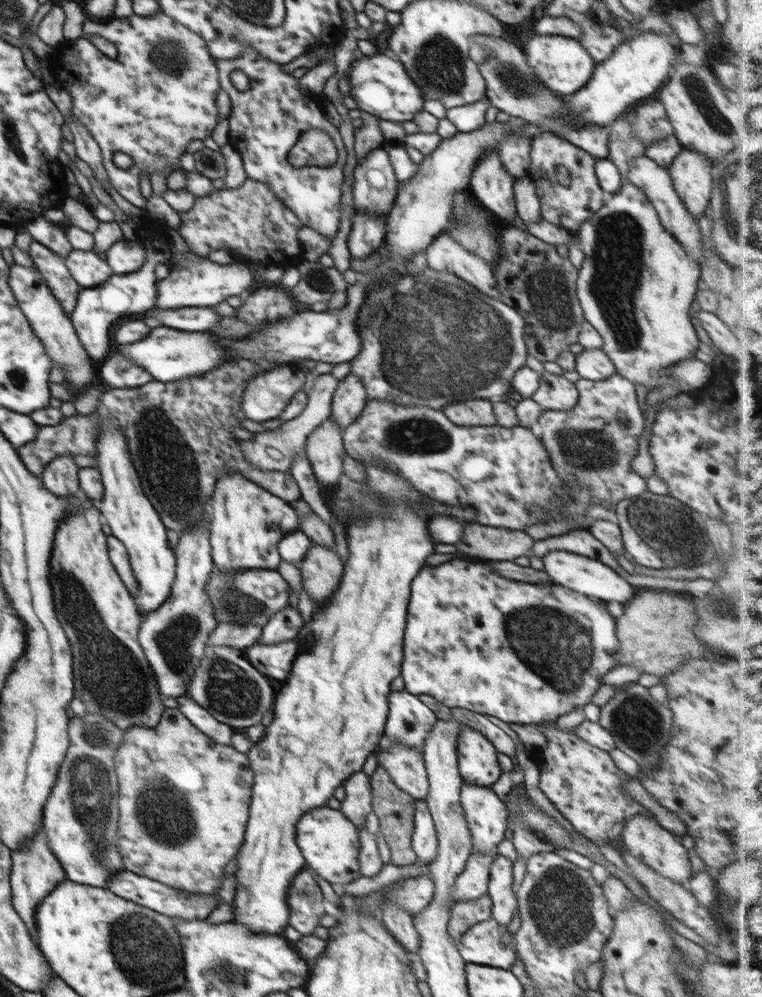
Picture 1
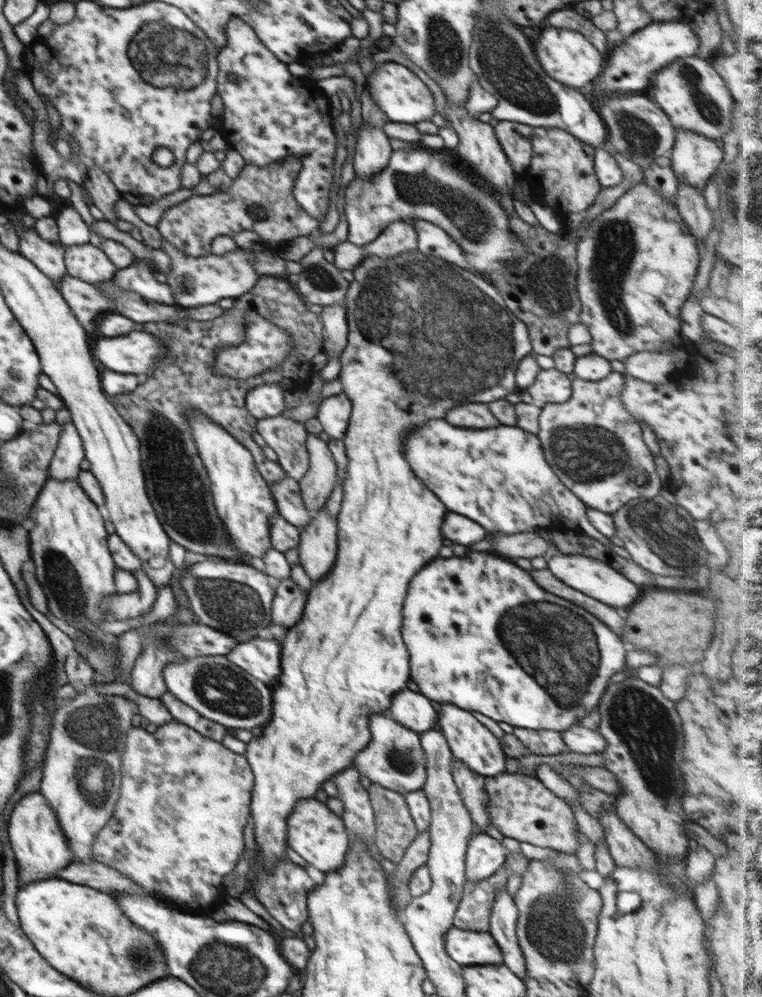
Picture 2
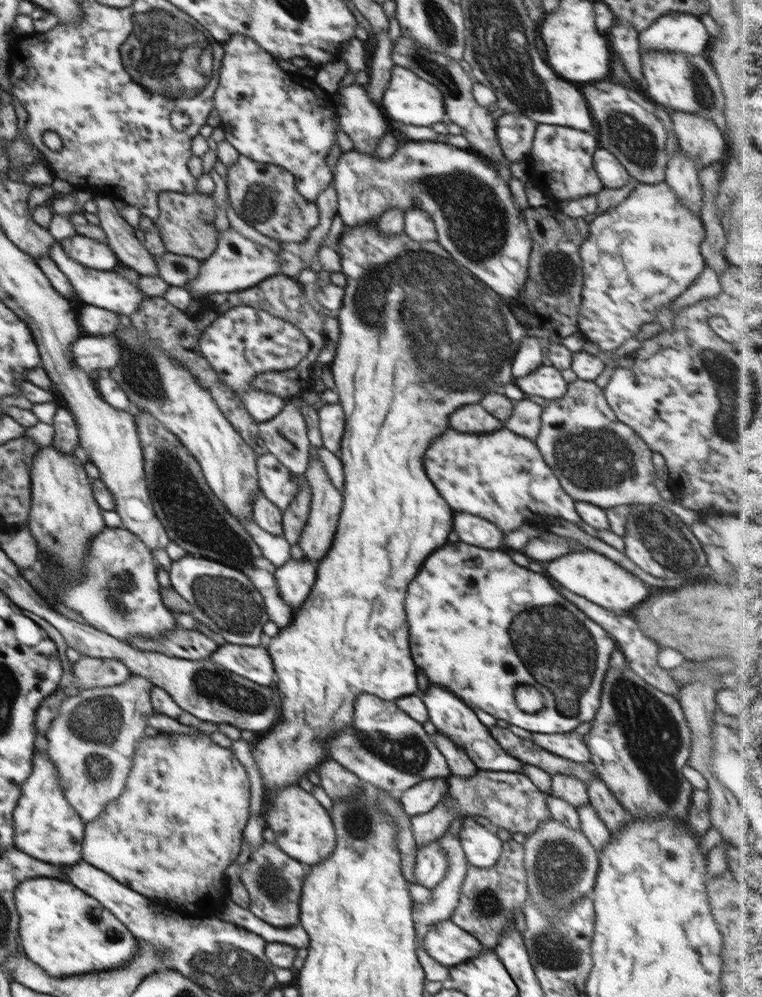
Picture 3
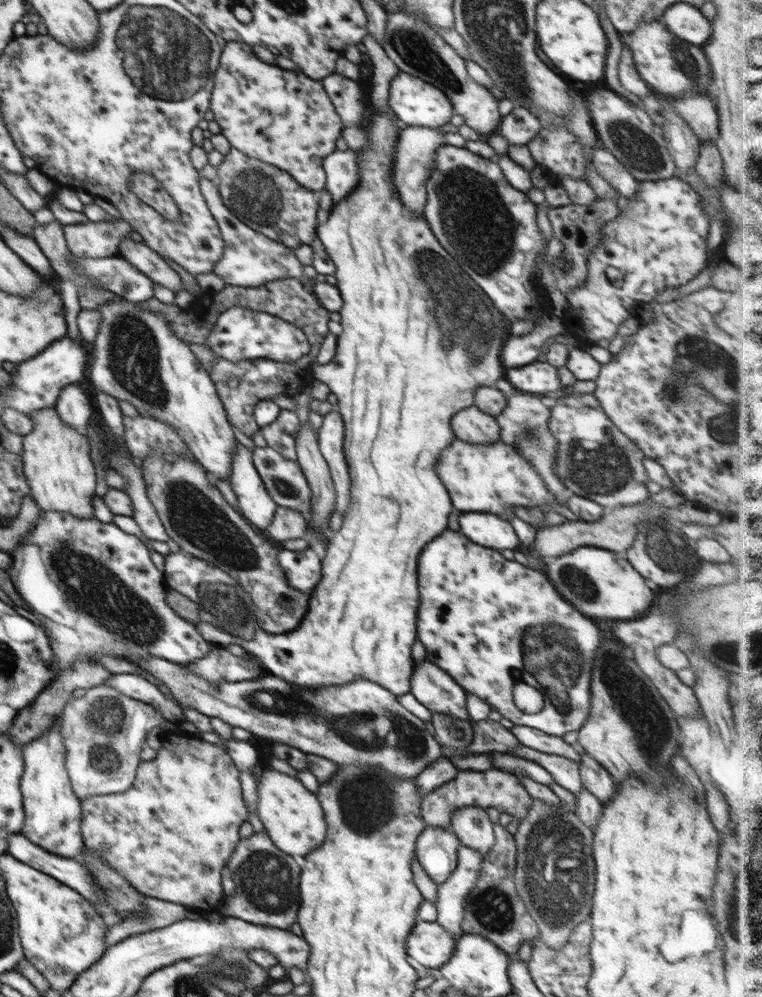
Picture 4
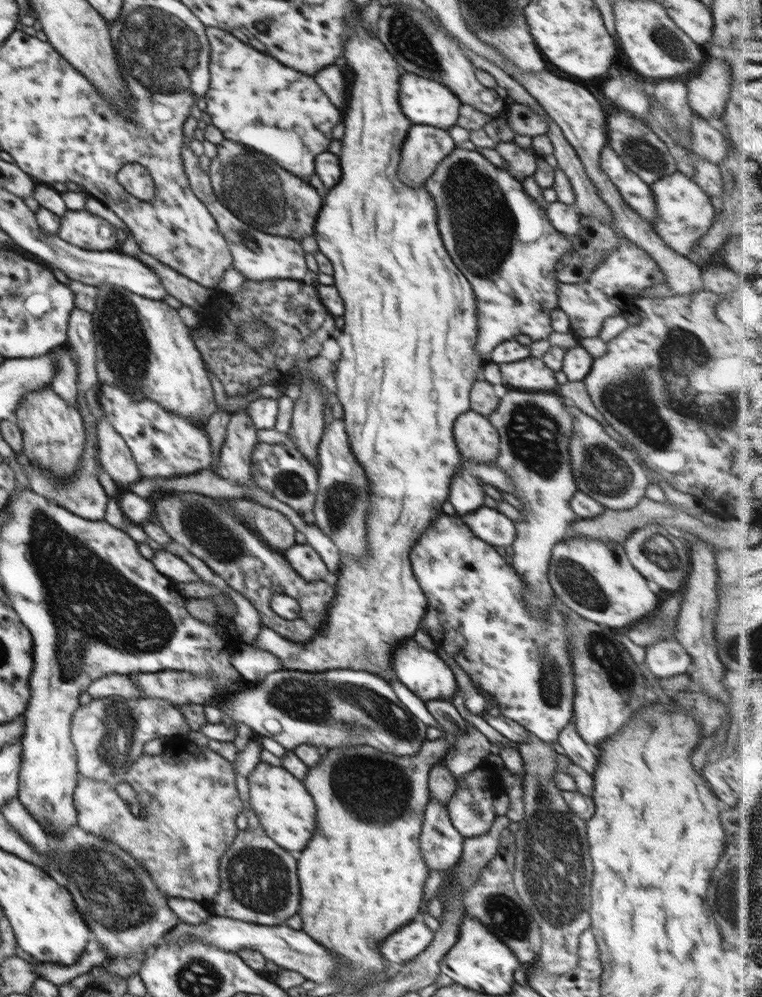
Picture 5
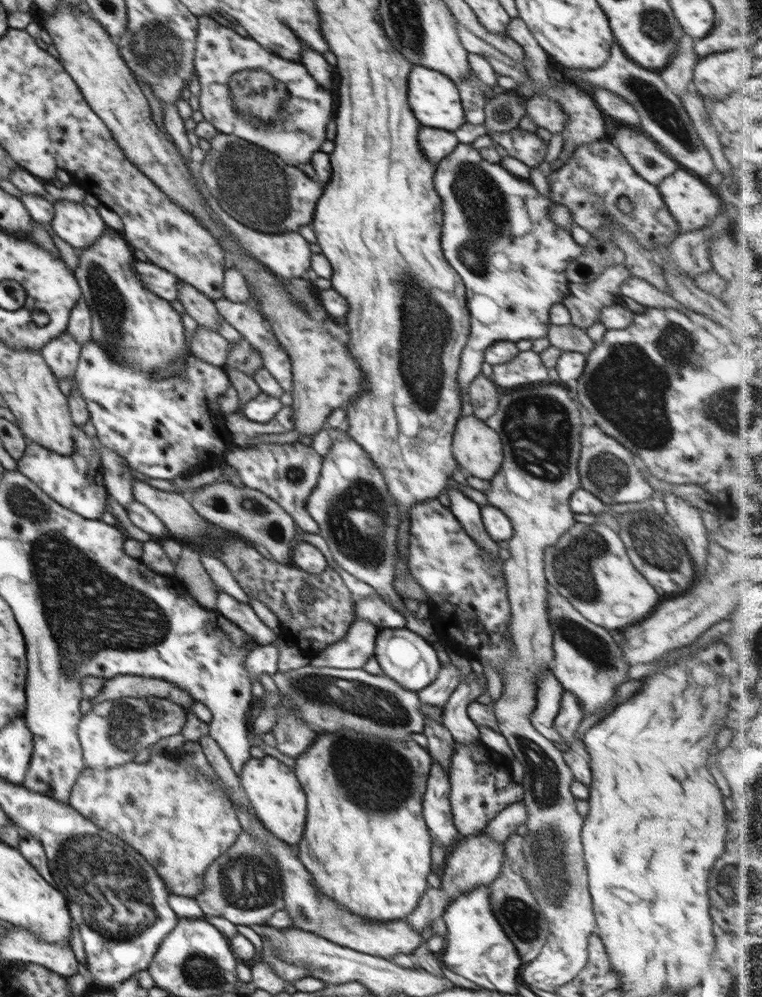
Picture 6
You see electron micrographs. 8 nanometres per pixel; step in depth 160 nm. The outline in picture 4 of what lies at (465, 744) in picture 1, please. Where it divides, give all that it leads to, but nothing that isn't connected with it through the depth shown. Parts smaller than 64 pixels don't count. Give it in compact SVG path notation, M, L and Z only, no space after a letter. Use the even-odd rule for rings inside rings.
M426 660L414 664L410 693L431 713L442 713L471 722L466 710L467 692L436 664ZM489 752L486 753L493 762L493 766L501 771L506 771L511 774L522 775L528 777L539 784L546 785L554 783L552 775L534 761L526 760L525 758L517 757L509 753Z

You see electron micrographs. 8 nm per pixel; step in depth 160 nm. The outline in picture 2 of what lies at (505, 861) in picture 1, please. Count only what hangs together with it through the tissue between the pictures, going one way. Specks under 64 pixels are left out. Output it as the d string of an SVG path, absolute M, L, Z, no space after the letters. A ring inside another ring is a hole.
M506 889L495 894L489 916L490 934L497 940L503 952L503 964L522 980L526 976L525 958L517 939L517 921L519 910L515 900Z

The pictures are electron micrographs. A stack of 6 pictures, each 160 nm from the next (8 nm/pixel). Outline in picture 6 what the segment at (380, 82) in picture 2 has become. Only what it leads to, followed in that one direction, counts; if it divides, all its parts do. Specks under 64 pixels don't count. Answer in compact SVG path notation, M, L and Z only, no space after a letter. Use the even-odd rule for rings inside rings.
M414 66L410 76L408 76L408 102L410 102L410 108L412 108L414 116L424 126L442 128L442 130L452 132L466 122L464 110L462 110L463 103L460 102L458 90L462 90L462 88L456 88L452 80L448 80L446 76L442 76L440 72L434 72L430 68Z

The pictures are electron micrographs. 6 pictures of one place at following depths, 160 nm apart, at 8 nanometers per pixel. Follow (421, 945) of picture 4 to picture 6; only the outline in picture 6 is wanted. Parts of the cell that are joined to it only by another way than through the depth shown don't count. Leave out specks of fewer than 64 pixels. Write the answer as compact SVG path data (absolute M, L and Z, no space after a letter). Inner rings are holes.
M235 802L231 803L237 810L237 817L243 830L248 831L255 838L255 841L261 847L264 847L273 856L273 859L277 860L283 882L283 891L285 892L285 910L293 919L295 928L313 932L316 936L334 941L334 944L389 960L392 960L392 957L396 954L412 956L414 950L422 944L422 933L414 930L405 920L388 923L368 921L368 919L362 919L357 914L352 914L349 910L322 894L315 887L311 874L306 870L301 860L290 855L288 844L276 838L247 808L243 808Z

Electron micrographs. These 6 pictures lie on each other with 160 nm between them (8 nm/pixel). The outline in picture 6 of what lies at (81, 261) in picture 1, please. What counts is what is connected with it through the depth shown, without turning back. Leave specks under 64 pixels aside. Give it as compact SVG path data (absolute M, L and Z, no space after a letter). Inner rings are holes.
M70 201L53 203L54 218L50 224L56 237L72 245L74 250L84 250L94 245L109 228L97 208Z

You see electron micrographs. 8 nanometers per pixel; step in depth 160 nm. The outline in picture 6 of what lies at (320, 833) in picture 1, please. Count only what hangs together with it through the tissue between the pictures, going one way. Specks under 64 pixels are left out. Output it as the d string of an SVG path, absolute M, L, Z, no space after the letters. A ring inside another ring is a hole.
M266 755L262 758L251 757L240 771L240 784L255 810L255 816L261 824L276 838L288 845L297 846L305 831L307 819L307 798L303 792L293 768L280 760Z

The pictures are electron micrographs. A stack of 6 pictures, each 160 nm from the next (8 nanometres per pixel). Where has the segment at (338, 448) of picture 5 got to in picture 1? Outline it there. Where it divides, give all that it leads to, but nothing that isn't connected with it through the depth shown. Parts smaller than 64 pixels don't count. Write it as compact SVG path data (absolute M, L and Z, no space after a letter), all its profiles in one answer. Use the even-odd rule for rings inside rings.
M350 373L337 386L332 399L331 416L340 429L349 427L367 403L367 392L364 383Z

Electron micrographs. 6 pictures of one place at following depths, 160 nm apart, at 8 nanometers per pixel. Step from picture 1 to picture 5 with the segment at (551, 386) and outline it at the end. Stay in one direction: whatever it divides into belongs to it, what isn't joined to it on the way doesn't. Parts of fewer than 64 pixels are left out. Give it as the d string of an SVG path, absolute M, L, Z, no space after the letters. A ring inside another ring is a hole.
M523 358L518 362L510 362L510 364L500 364L502 370L501 376L504 376L504 384L516 386L516 388L526 388L526 390L549 391L557 386L554 380L554 372L550 368L546 368L546 364L542 360L536 358Z

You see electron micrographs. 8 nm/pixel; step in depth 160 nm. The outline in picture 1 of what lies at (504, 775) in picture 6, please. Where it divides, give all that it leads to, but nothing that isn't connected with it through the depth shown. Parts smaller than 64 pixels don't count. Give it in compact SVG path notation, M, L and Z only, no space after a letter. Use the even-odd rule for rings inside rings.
M473 852L465 869L457 876L451 892L451 904L459 900L476 900L487 894L491 862L496 854Z

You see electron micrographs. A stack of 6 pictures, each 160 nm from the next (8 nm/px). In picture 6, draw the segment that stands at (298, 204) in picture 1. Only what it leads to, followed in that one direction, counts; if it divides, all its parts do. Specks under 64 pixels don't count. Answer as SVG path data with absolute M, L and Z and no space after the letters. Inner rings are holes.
M210 16L198 19L194 64L201 86L200 111L205 120L220 133L230 134L266 148L278 155L285 164L300 167L311 163L311 156L320 151L320 146L326 142L326 125L334 118L330 90L324 90L324 87L308 74L307 68L301 62L278 58L250 36L242 37L234 29L220 25Z

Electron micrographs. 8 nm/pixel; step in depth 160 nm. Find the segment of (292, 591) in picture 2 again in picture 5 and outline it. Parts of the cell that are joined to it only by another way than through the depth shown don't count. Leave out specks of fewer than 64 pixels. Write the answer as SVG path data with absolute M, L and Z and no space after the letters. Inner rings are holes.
M308 543L296 544L281 552L290 566L308 582L331 579L331 572Z

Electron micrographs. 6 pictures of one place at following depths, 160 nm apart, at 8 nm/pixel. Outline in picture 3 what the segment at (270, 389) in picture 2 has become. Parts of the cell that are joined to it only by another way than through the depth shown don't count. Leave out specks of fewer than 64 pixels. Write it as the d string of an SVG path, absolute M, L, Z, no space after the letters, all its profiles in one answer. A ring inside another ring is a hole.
M240 306L222 314L206 329L199 347L218 378L237 392L246 410L259 423L274 418L287 400L274 393L256 390L250 386L250 382L264 372L287 372L294 368L308 354L311 342L291 322L253 307Z

